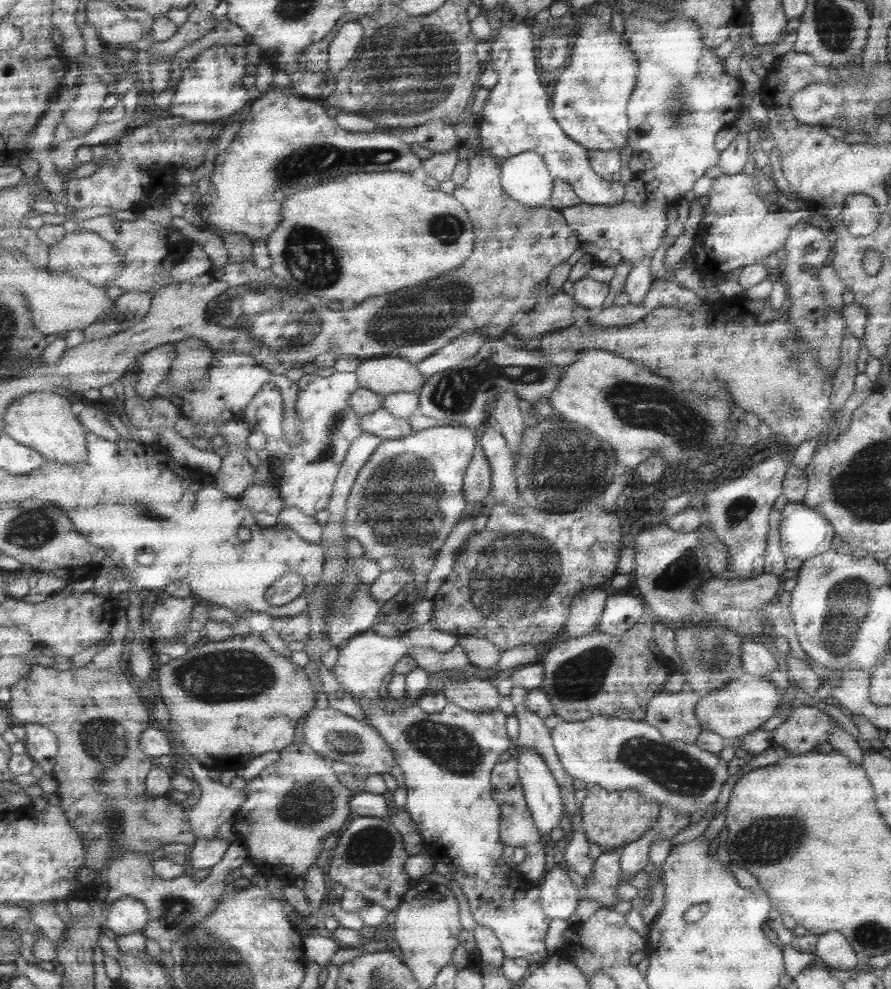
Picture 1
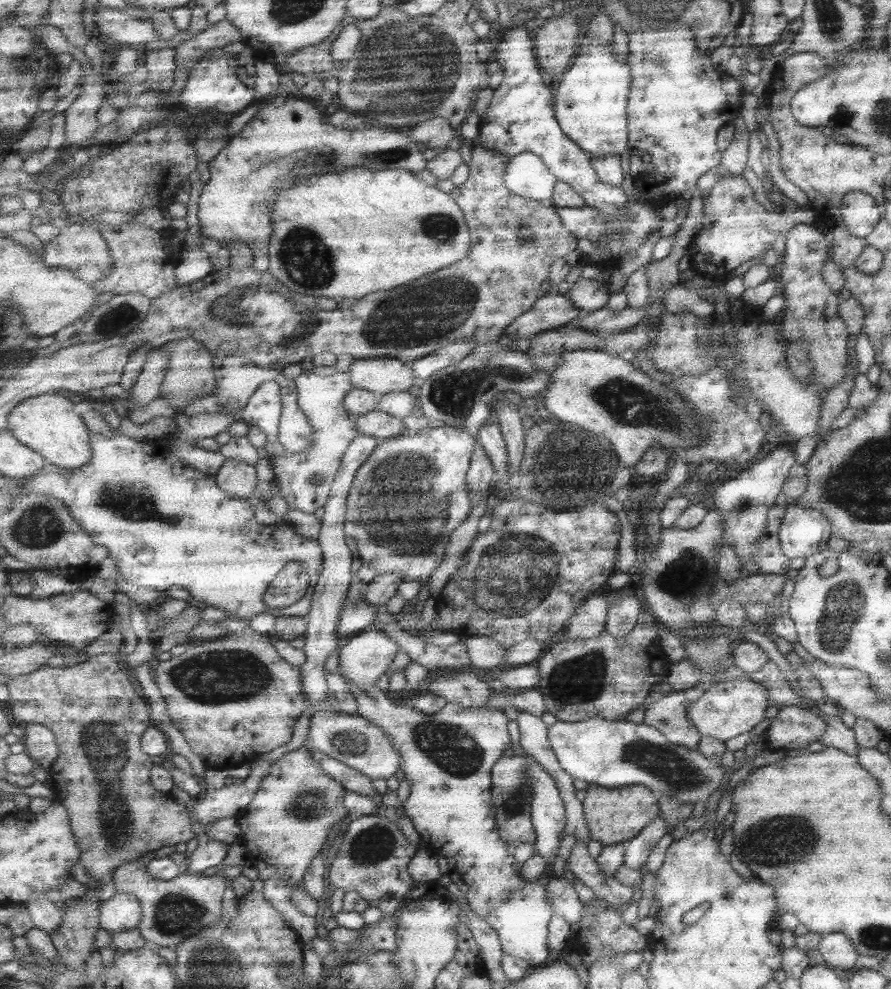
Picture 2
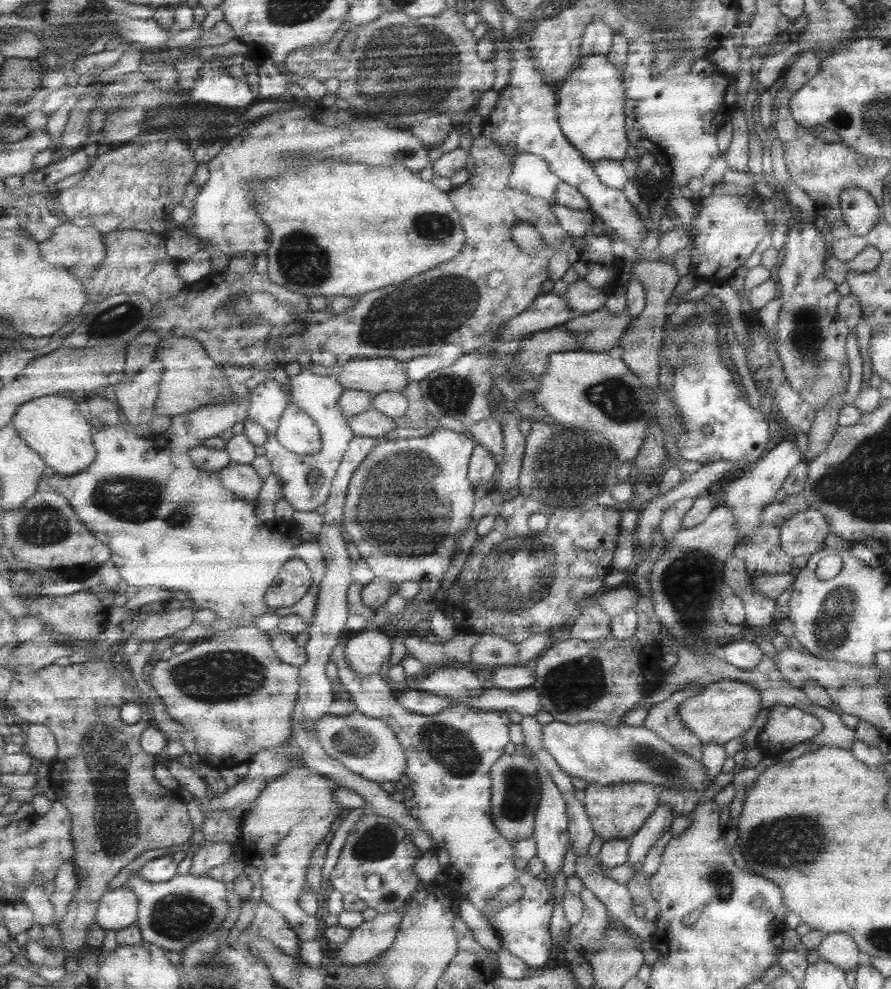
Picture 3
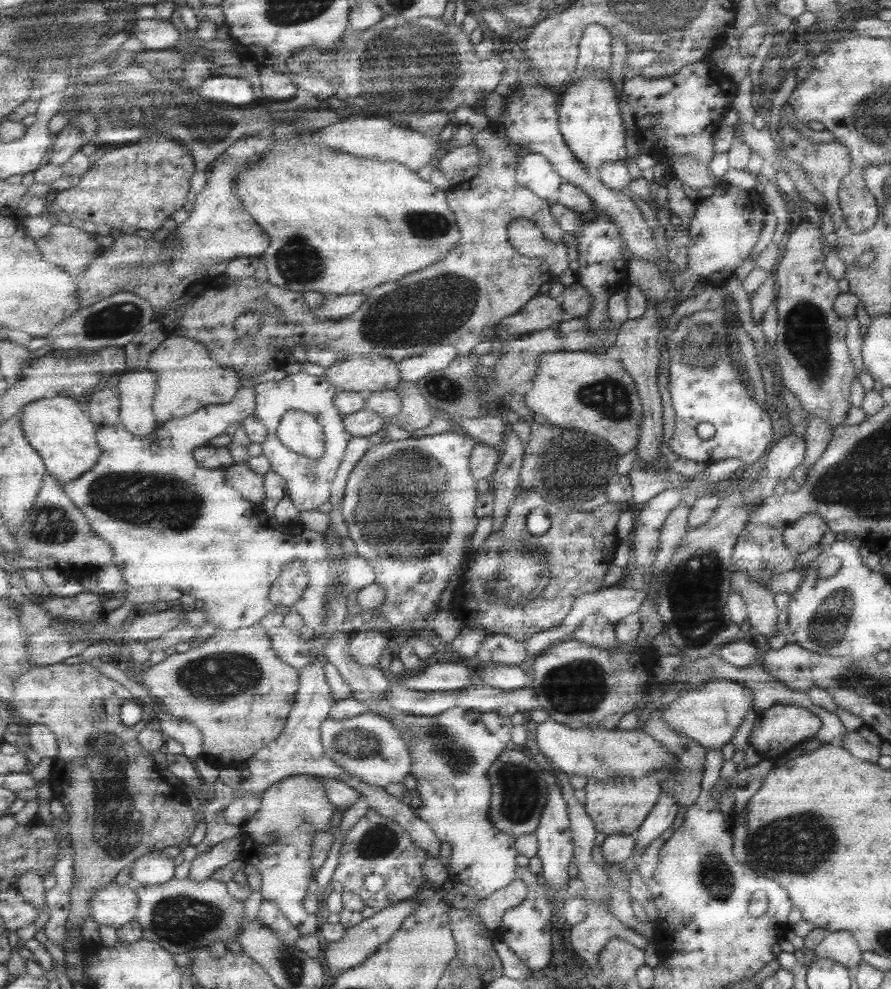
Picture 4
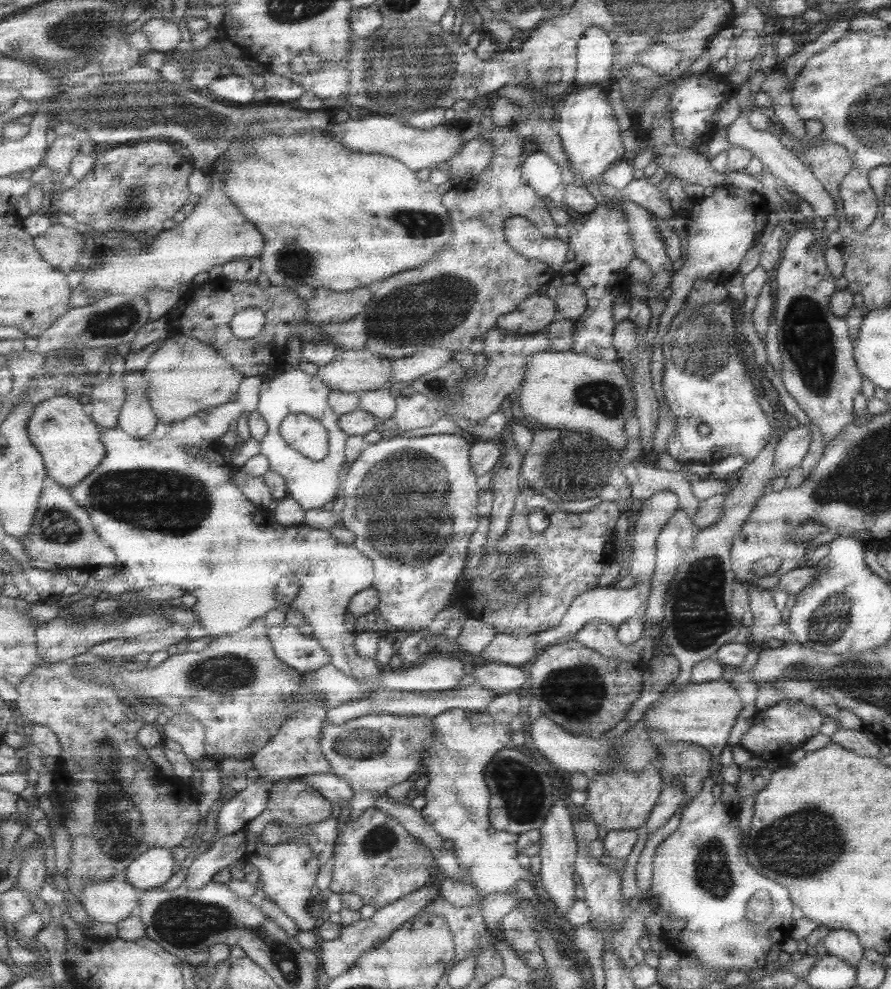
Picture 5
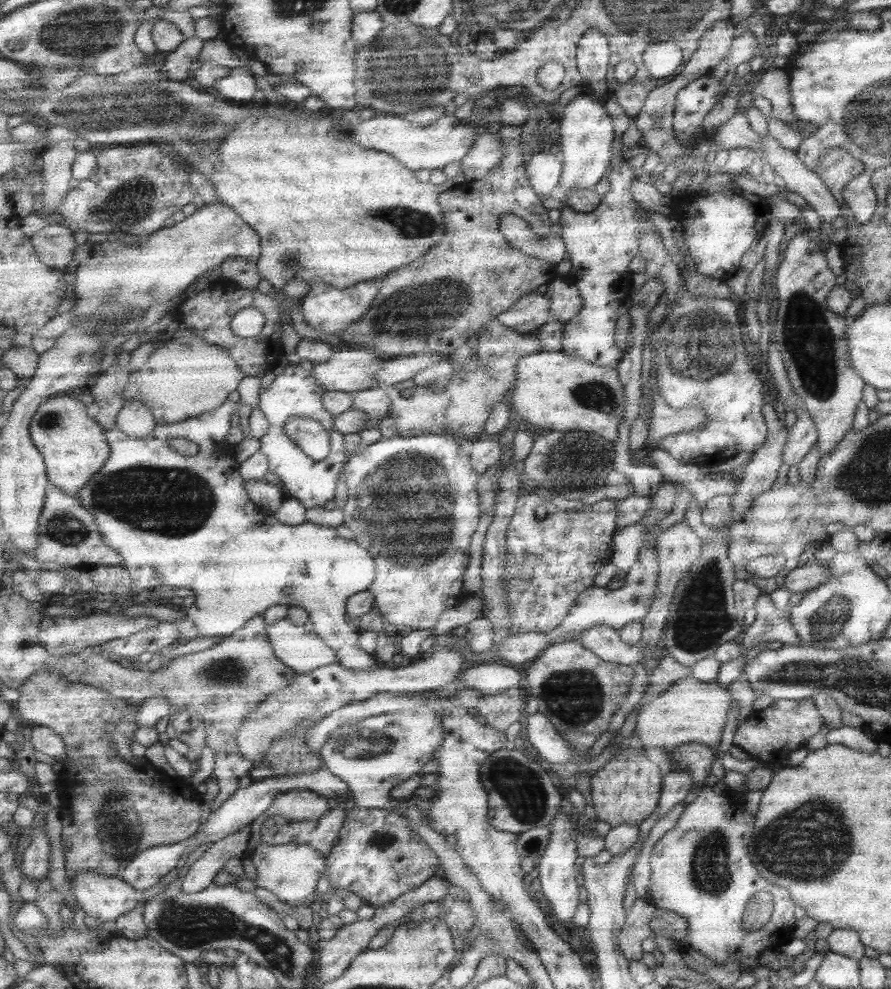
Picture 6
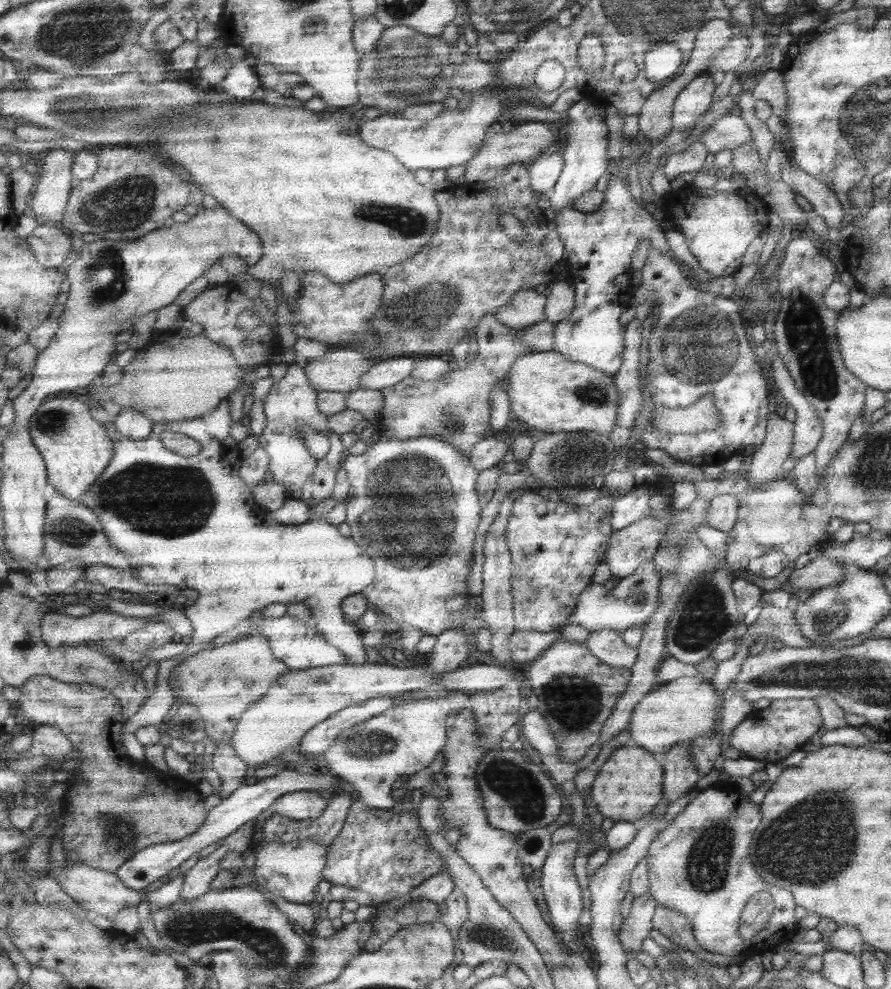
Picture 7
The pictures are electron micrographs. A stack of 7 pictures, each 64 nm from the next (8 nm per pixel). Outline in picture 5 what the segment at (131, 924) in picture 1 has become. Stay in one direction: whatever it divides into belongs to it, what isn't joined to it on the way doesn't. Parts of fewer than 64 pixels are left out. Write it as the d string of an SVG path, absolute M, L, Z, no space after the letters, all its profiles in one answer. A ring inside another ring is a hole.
M118 877L107 882L92 882L88 884L80 898L88 917L94 918L95 924L107 923L117 926L127 920L127 918L140 912L140 900L143 898L143 891L134 887L129 881Z

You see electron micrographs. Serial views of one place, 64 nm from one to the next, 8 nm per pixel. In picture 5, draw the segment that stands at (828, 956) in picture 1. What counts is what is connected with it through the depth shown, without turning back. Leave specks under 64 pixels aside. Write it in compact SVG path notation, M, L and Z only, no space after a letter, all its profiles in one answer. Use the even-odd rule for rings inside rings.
M830 930L818 948L821 954L836 956L853 967L862 959L864 950L857 936L847 930Z

